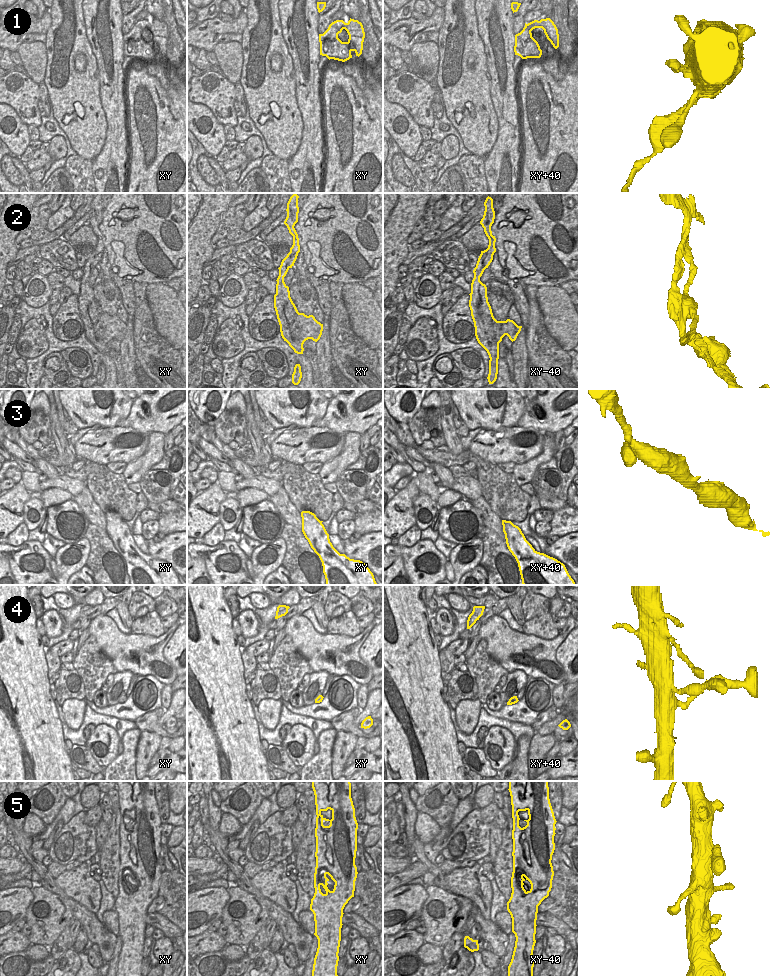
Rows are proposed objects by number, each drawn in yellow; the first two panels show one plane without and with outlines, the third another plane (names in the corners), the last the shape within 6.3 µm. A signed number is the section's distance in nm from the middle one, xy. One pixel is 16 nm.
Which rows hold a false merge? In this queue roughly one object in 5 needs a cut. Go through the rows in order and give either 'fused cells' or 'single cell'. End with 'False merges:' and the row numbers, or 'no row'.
1: fused cells
2: fused cells
3: single cell
4: single cell
5: single cell
False merges: 1, 2

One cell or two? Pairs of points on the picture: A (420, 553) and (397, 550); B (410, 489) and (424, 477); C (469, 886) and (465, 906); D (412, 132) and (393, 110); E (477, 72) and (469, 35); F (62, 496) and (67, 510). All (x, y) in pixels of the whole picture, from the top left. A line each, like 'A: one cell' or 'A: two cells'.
A: one cell
B: two cells
C: two cells
D: one cell
E: one cell
F: two cells

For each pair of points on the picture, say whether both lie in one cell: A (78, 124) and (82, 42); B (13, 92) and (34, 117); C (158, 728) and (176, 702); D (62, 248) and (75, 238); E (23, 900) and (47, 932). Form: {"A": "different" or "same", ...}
{"A": "same", "B": "same", "C": "same", "D": "different", "E": "different"}

